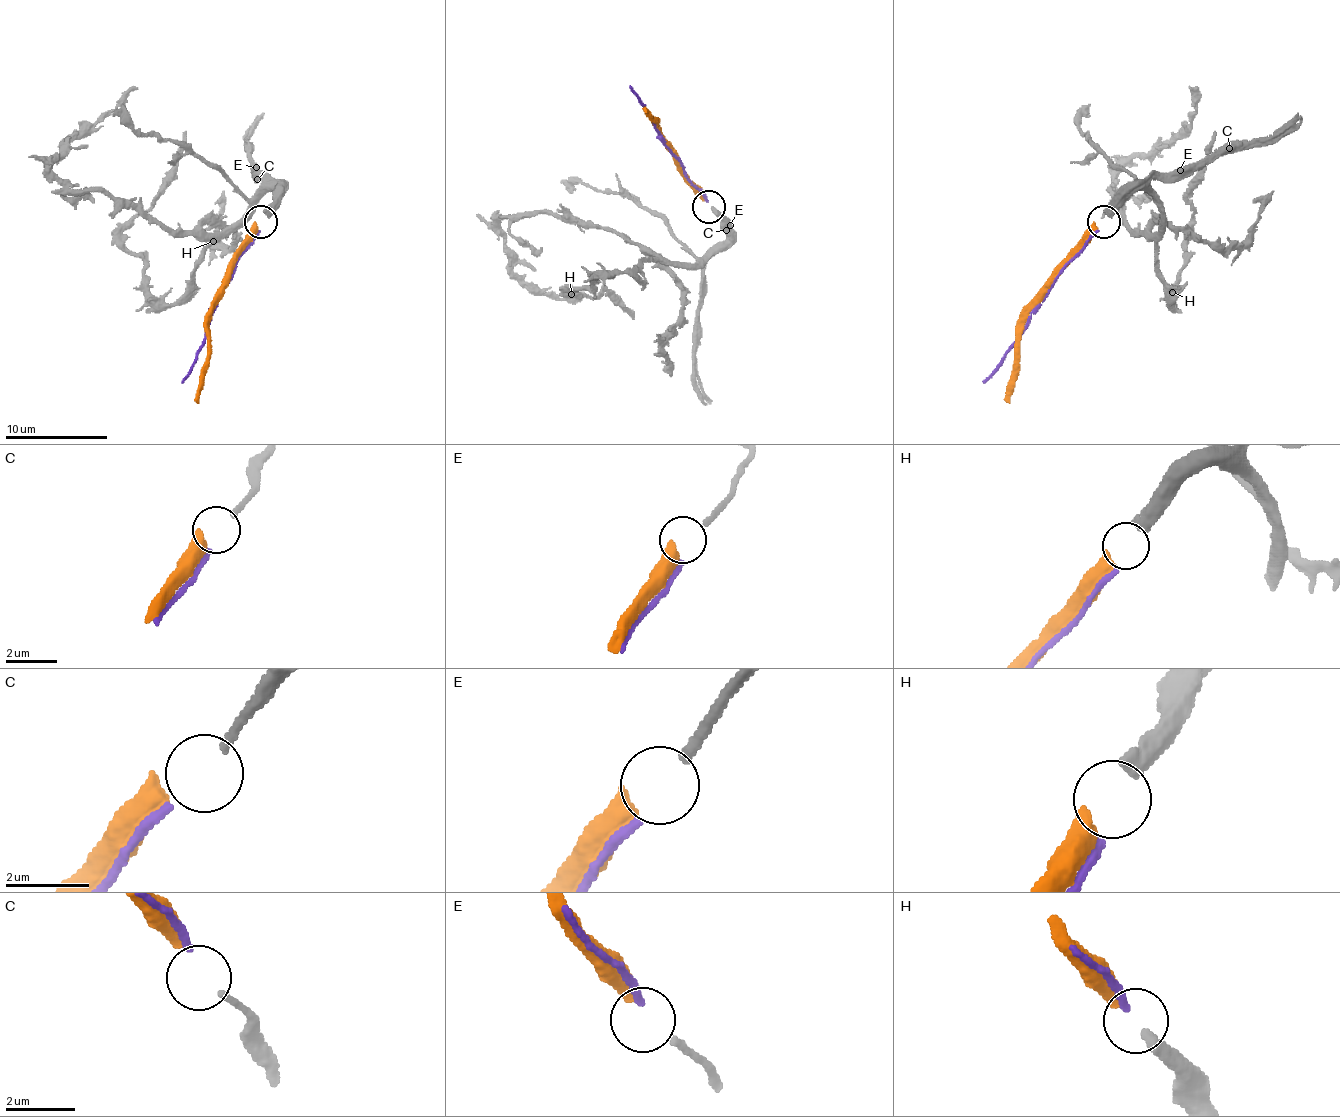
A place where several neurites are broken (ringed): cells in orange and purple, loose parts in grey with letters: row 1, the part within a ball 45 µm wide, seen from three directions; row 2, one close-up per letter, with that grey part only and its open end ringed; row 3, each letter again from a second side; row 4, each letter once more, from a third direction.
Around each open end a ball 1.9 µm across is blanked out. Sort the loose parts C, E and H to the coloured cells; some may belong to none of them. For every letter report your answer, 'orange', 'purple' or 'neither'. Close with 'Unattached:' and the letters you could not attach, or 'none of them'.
C: neither
E: purple
H: orange
Unattached: C

